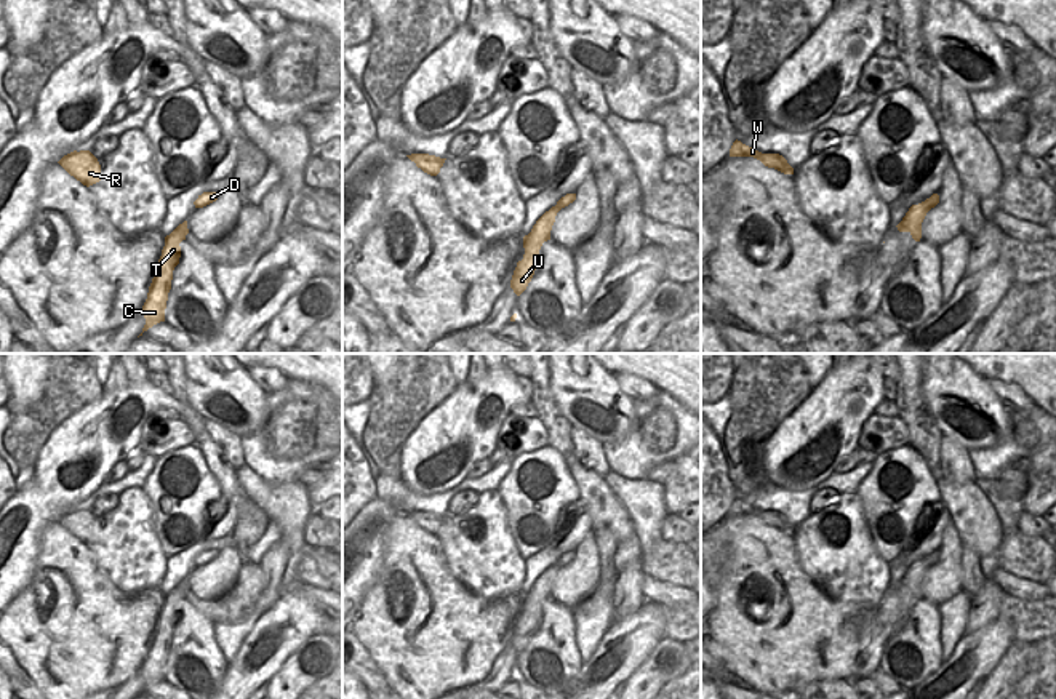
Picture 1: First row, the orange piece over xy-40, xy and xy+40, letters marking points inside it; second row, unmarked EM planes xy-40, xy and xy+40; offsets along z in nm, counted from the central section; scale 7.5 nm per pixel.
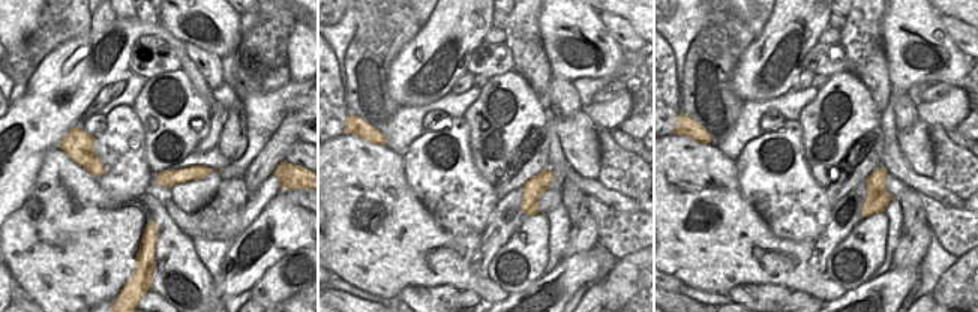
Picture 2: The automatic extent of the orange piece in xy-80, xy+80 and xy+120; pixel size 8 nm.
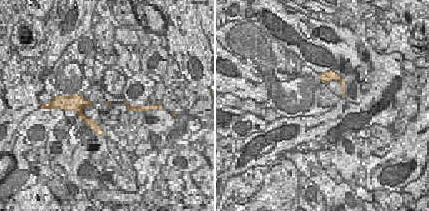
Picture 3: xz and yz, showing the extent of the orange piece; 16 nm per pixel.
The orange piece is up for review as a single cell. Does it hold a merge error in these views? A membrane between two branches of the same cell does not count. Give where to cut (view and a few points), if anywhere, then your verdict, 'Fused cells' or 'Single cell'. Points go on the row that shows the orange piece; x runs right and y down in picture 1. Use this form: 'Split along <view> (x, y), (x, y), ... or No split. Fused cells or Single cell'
Split along xy (557, 203), (560, 208). Fused cells

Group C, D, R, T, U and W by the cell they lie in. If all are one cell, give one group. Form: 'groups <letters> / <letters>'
groups C T U / D R W

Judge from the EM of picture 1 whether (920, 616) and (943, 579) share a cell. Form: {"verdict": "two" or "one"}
{"verdict": "two"}

